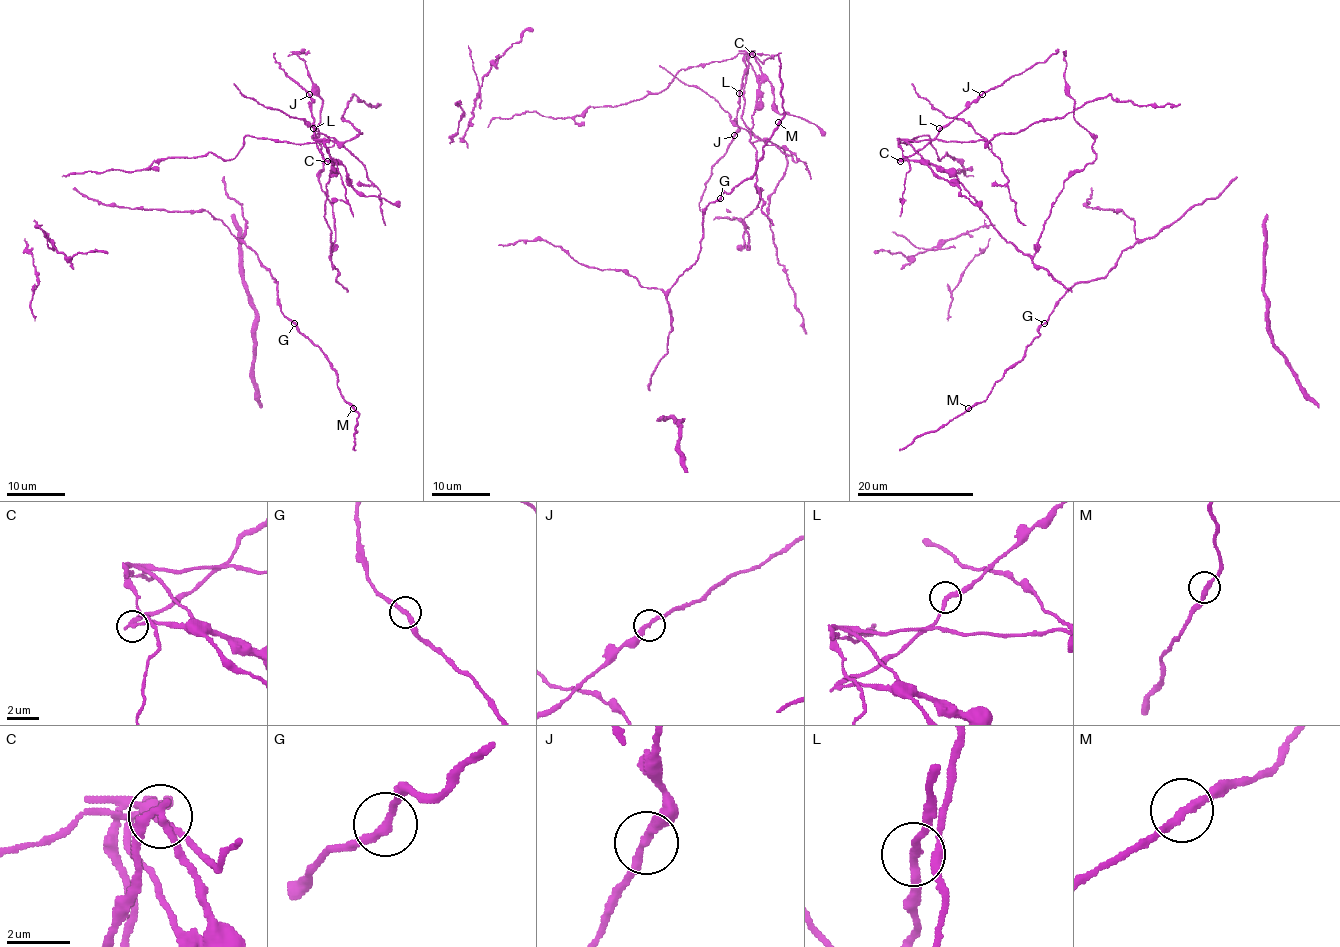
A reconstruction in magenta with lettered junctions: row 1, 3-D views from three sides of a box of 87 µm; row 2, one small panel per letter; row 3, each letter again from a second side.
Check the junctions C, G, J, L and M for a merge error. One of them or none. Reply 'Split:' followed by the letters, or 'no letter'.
Split: C

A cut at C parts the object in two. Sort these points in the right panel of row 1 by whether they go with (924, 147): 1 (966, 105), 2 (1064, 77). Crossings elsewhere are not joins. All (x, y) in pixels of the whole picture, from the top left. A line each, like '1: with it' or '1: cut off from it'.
1: with it
2: cut off from it

